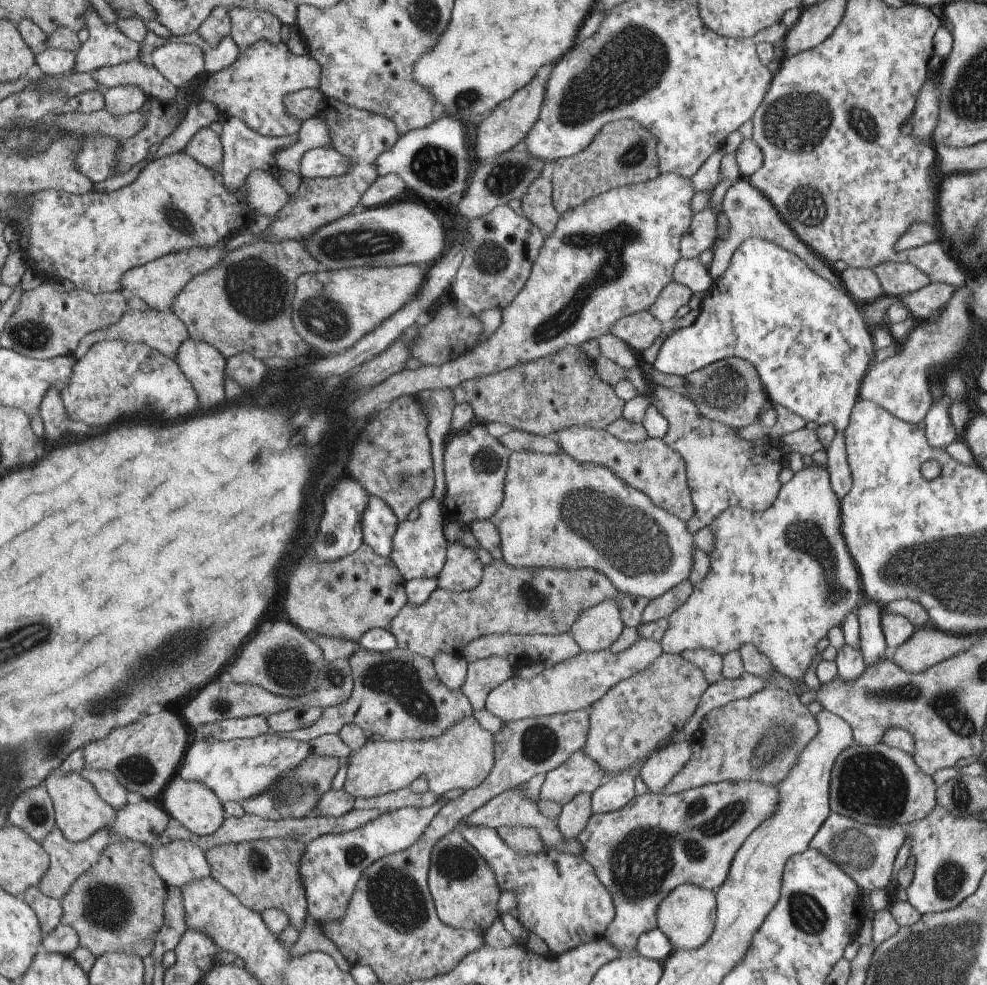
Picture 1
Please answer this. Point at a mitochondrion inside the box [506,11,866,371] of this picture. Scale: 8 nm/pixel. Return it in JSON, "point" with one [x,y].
{"point":[633,61]}

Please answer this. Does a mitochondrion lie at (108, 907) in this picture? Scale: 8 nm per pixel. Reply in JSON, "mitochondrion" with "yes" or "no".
{"mitochondrion":"yes"}

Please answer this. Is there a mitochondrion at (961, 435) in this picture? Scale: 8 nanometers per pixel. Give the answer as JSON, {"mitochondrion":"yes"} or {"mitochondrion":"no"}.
{"mitochondrion":"no"}

